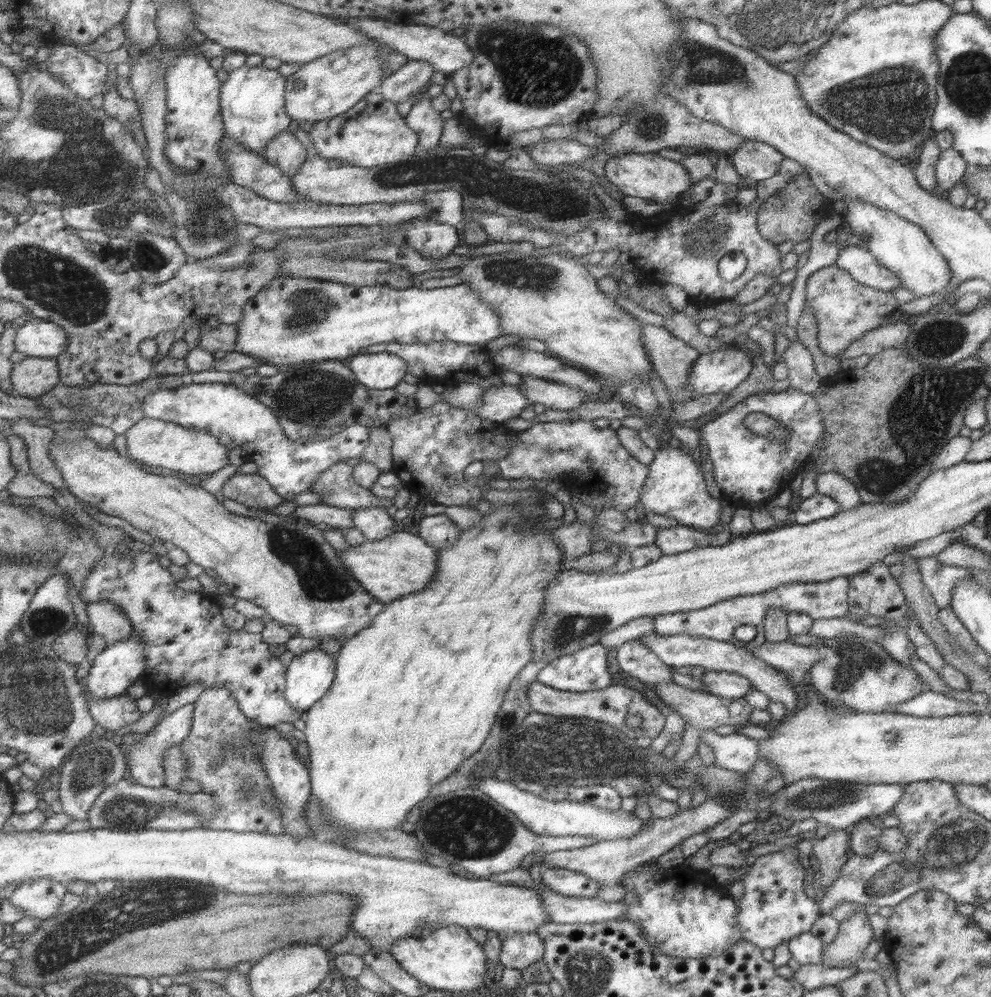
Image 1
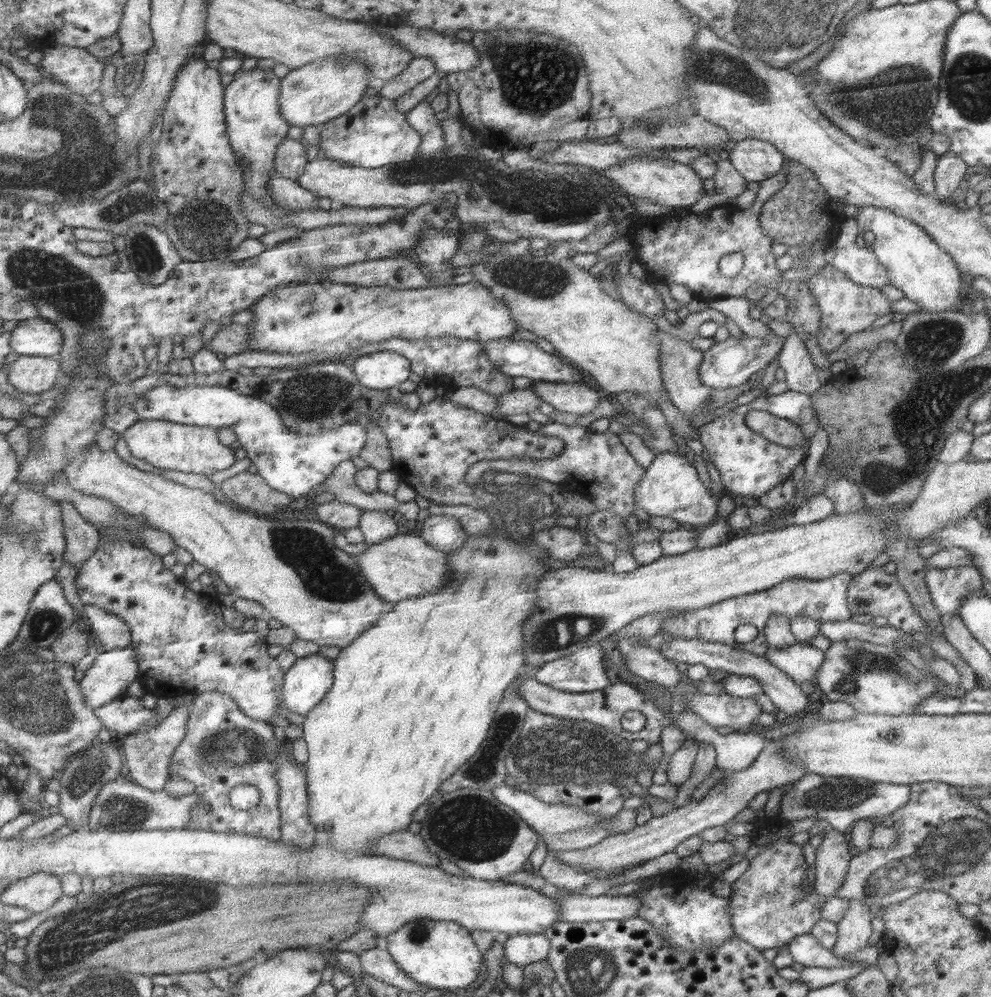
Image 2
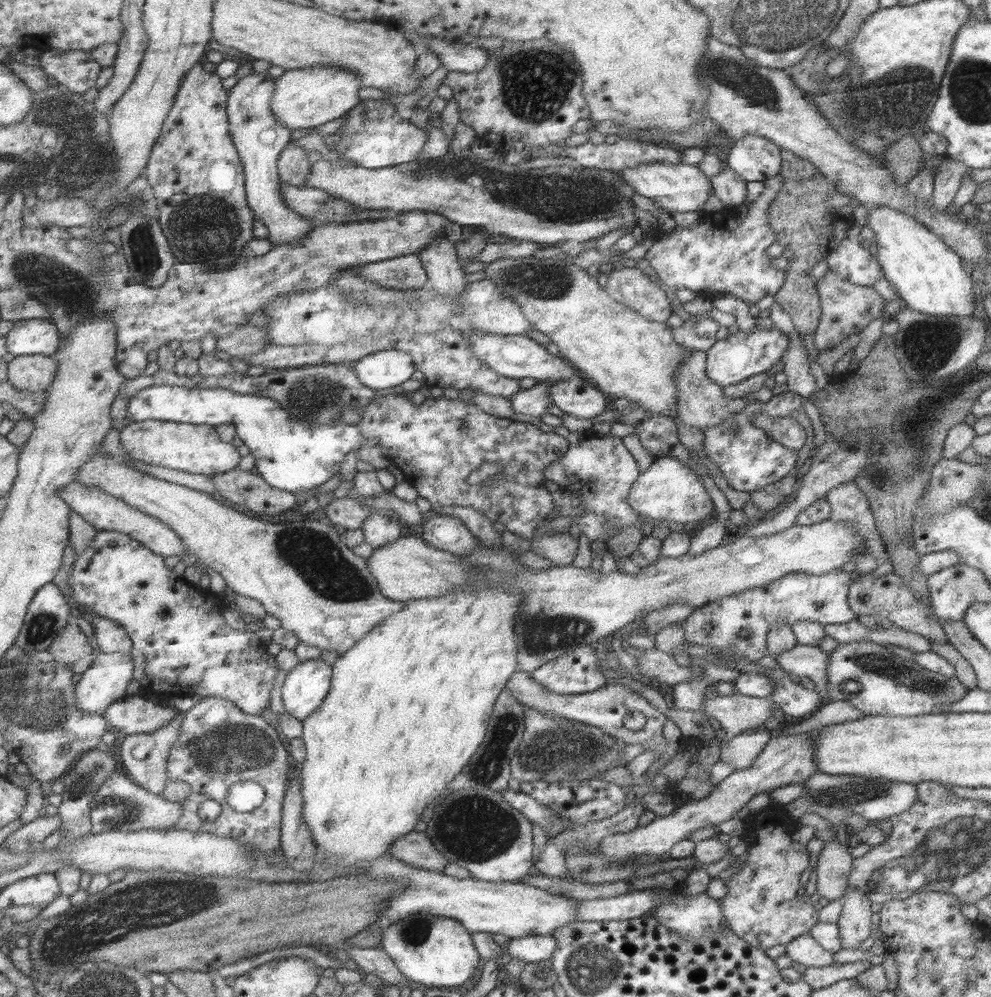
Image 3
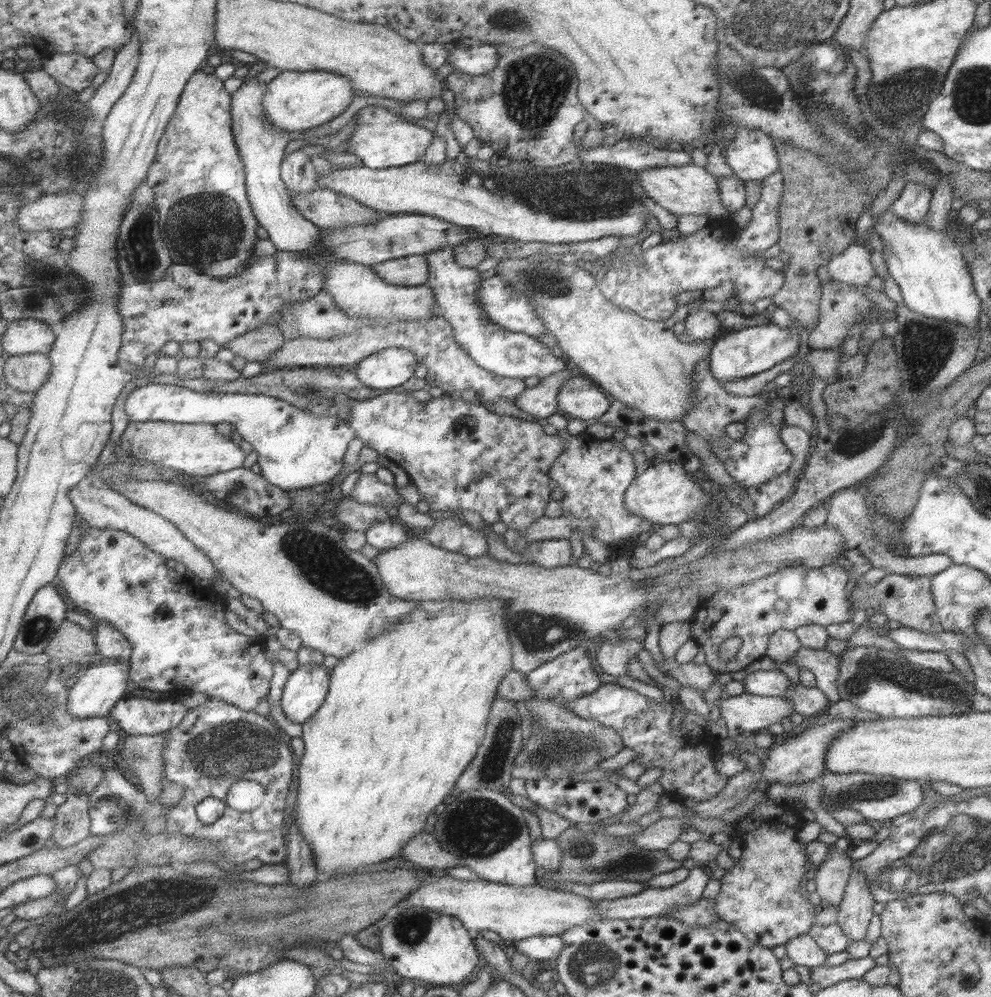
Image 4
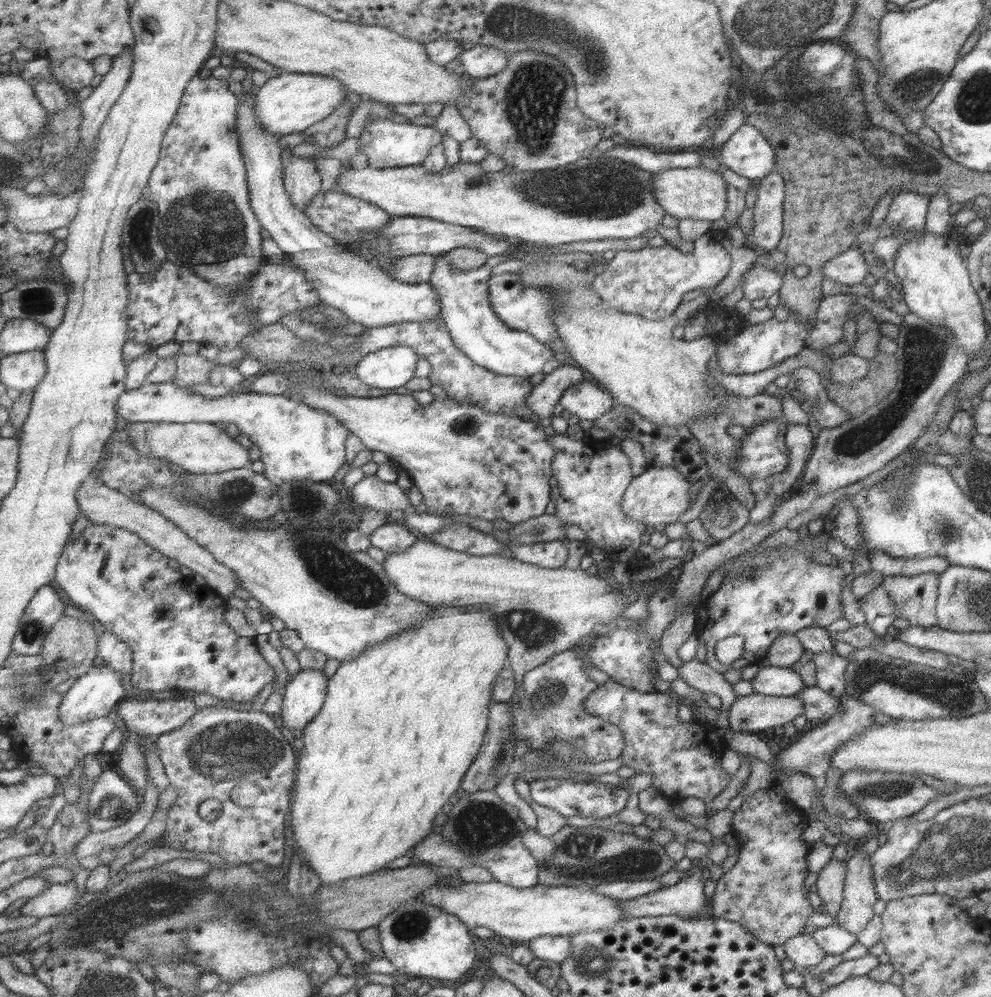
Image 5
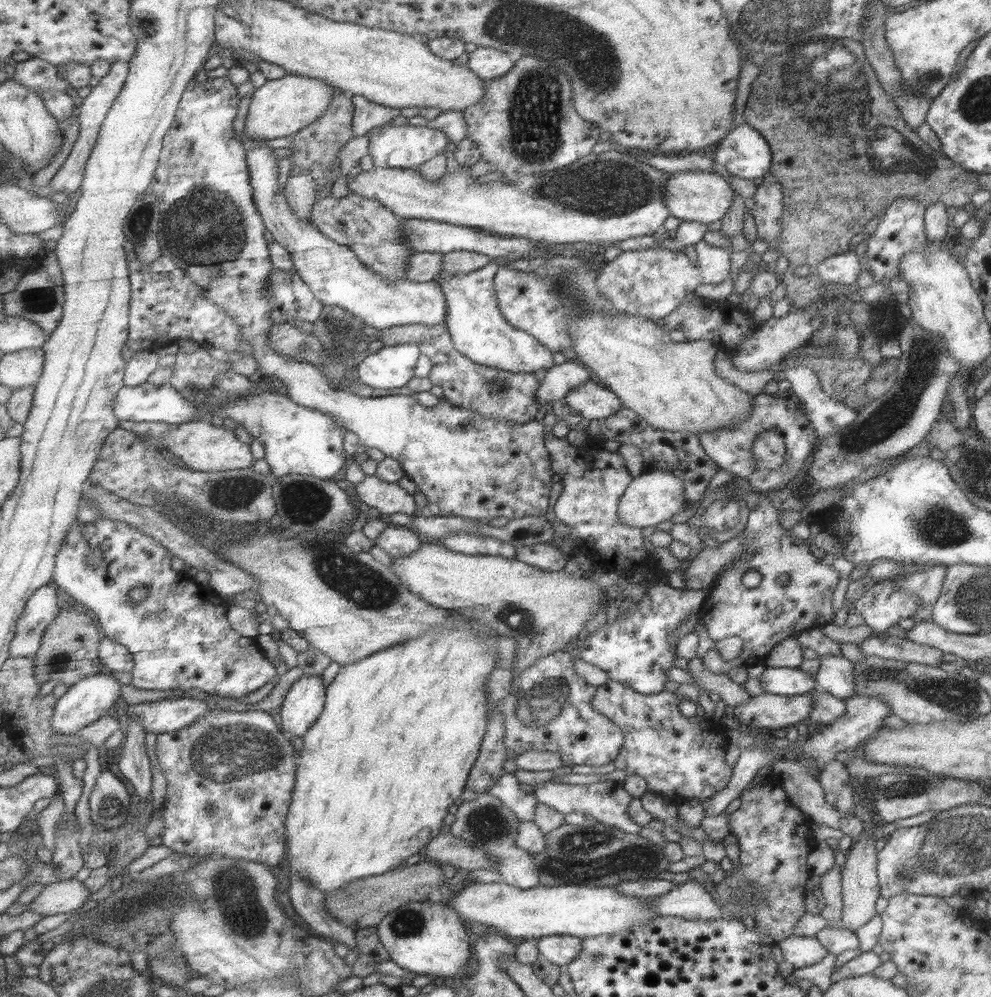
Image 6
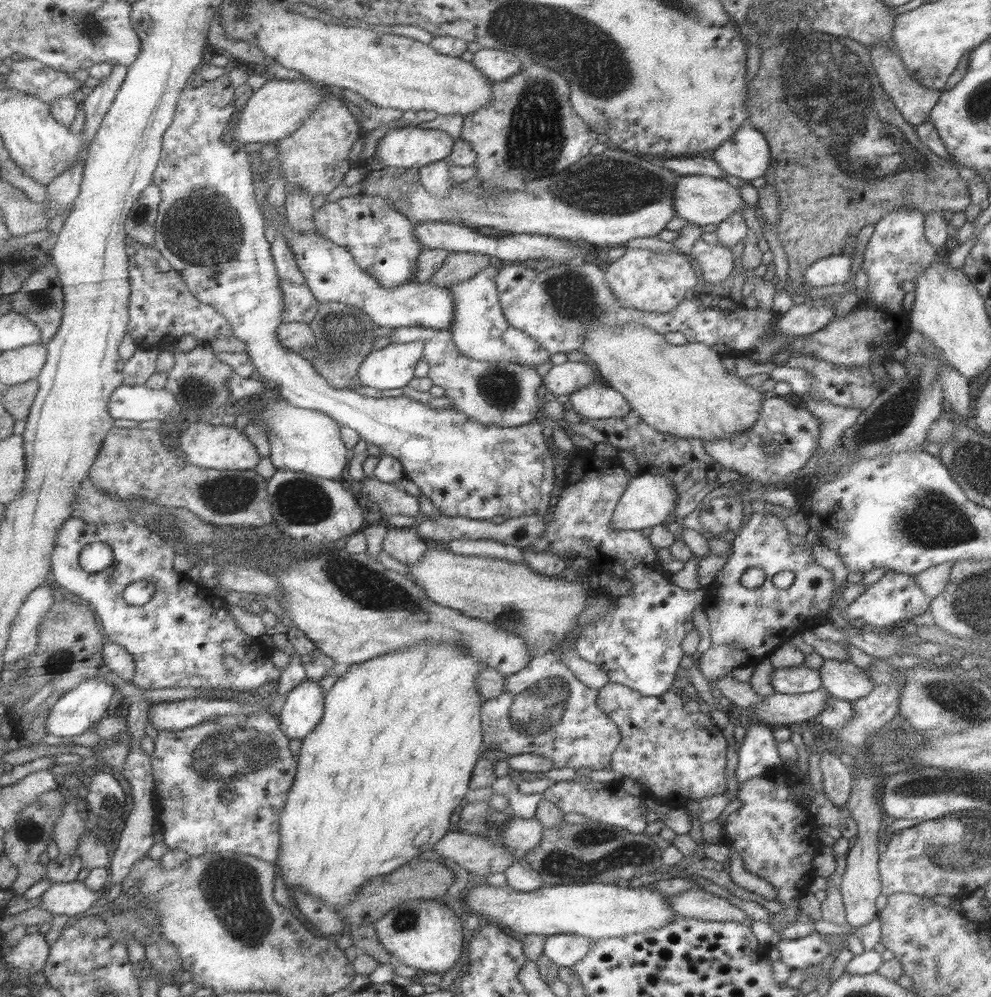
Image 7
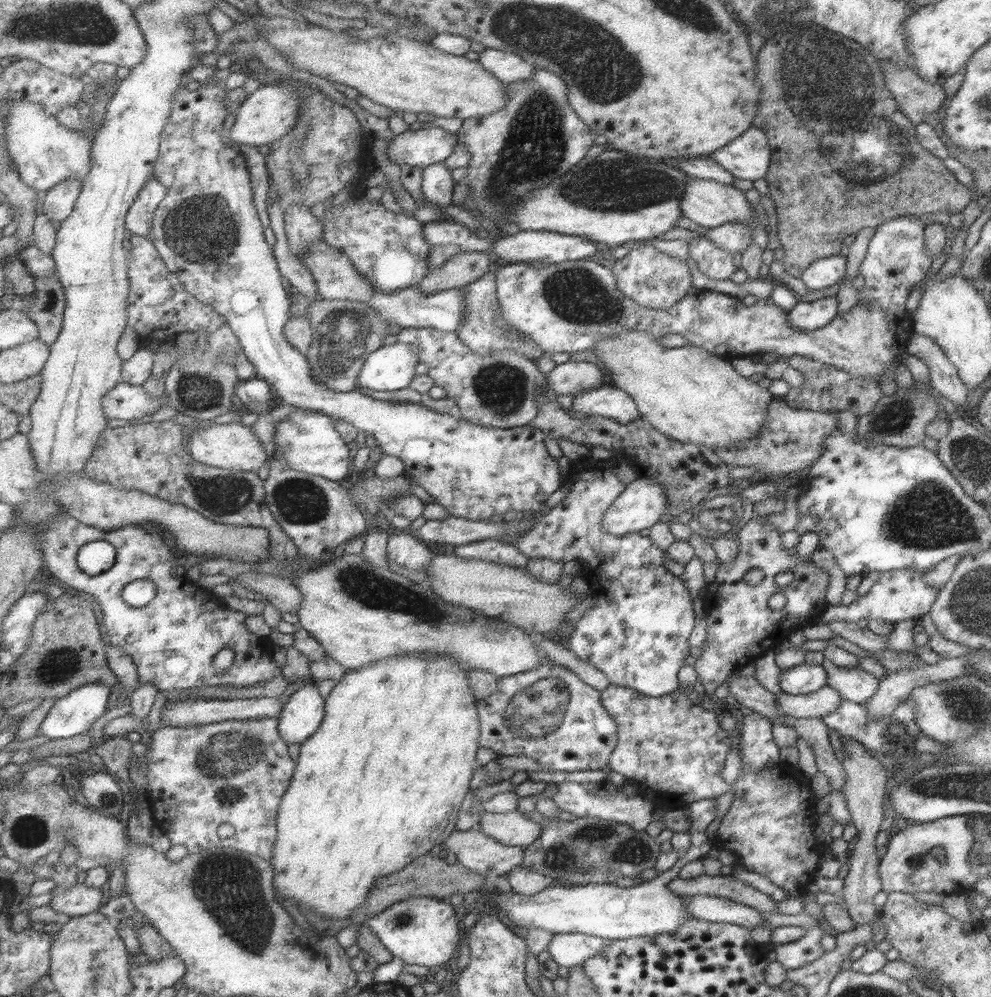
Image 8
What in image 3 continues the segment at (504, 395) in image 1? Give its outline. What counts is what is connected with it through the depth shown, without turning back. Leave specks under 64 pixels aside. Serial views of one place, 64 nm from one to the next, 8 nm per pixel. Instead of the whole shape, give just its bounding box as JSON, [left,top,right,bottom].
[513,380,557,417]

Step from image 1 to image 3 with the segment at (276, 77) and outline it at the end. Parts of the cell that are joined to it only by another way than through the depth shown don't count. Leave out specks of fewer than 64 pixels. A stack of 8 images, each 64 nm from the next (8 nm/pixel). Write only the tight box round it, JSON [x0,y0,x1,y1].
[228,71,313,246]

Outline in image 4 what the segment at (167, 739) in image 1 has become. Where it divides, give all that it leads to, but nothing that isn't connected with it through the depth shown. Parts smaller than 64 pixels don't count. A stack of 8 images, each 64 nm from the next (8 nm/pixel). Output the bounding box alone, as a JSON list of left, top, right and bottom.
[122,732,171,802]

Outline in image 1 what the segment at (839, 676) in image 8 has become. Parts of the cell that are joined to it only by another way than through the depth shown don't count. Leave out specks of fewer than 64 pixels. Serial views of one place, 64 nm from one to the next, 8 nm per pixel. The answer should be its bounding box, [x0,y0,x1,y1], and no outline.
[747,641,823,687]

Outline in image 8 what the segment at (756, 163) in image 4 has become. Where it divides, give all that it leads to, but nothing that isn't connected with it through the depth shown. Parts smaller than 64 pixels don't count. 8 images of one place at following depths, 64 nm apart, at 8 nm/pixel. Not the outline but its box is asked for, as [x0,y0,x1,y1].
[708,126,770,182]

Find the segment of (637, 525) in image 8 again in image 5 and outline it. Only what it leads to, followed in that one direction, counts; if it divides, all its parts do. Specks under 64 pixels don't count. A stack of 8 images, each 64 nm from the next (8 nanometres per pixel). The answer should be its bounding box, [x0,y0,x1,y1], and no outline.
[620,466,695,524]

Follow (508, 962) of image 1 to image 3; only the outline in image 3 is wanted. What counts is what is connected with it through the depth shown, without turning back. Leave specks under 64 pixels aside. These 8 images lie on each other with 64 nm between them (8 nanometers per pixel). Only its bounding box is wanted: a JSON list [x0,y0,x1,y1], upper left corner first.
[508,935,559,963]

